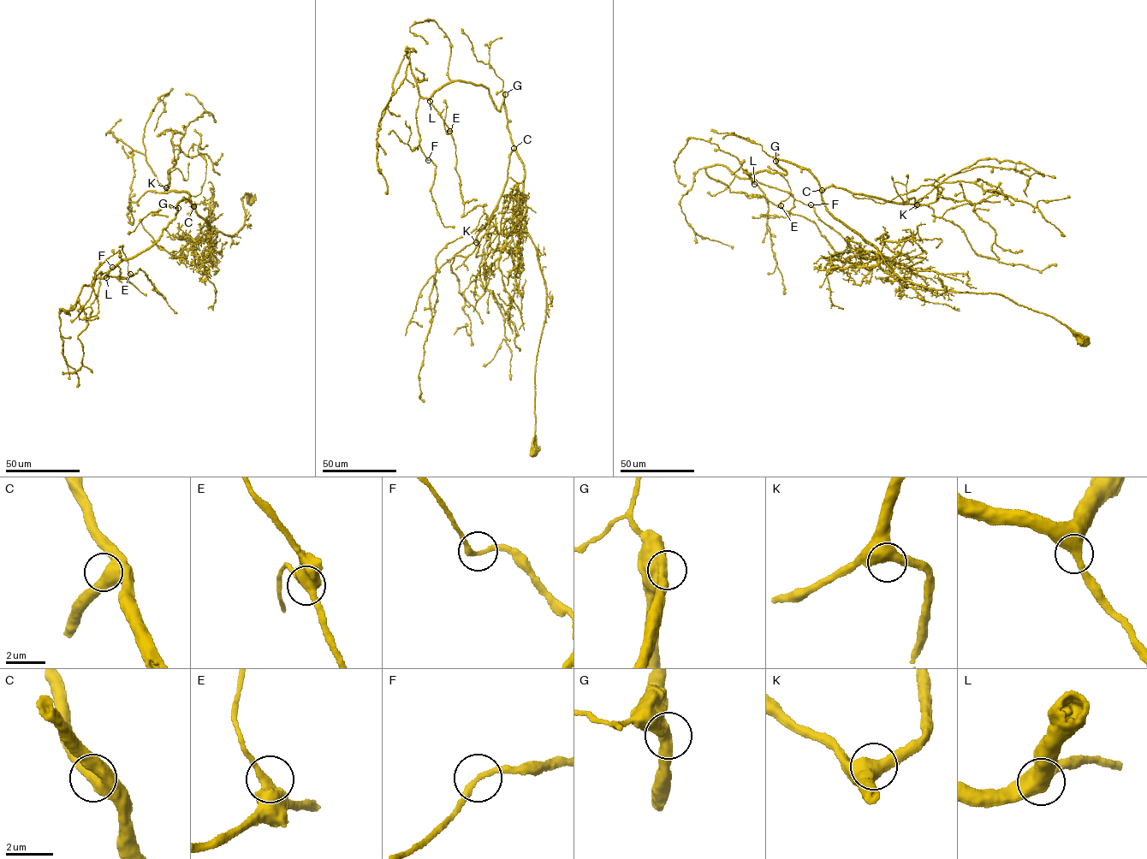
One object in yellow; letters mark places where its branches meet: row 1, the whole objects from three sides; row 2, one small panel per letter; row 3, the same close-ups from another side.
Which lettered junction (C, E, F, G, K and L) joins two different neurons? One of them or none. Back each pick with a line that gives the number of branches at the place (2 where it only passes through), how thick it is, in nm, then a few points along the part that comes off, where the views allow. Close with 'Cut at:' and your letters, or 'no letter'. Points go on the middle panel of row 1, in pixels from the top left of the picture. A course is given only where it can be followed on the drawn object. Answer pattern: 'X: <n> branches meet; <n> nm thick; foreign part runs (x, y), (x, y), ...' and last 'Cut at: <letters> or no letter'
Cut at: no letter

